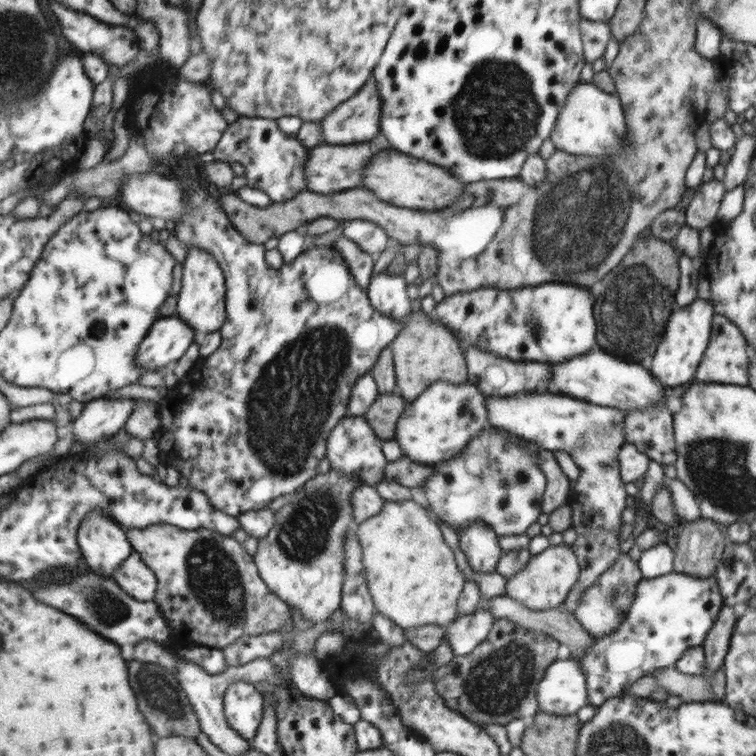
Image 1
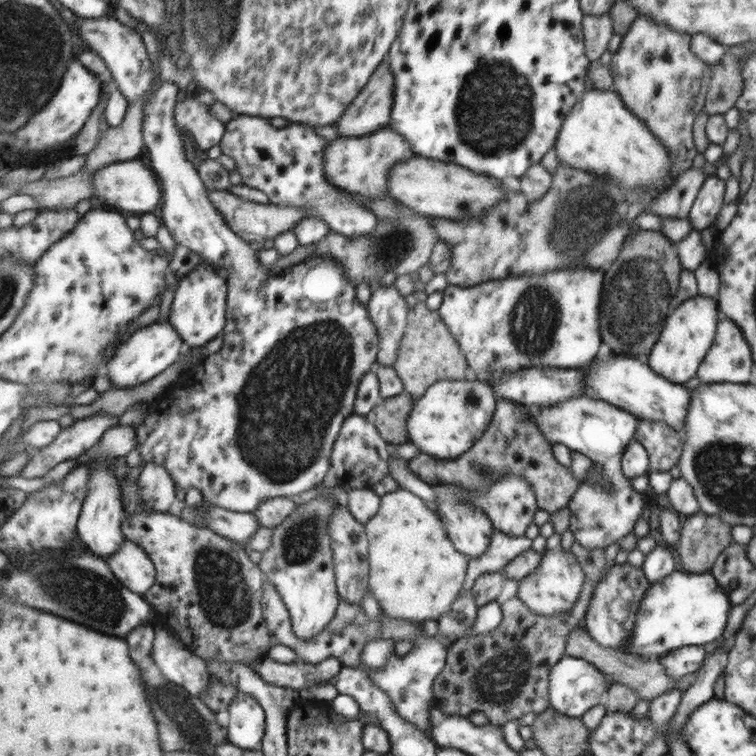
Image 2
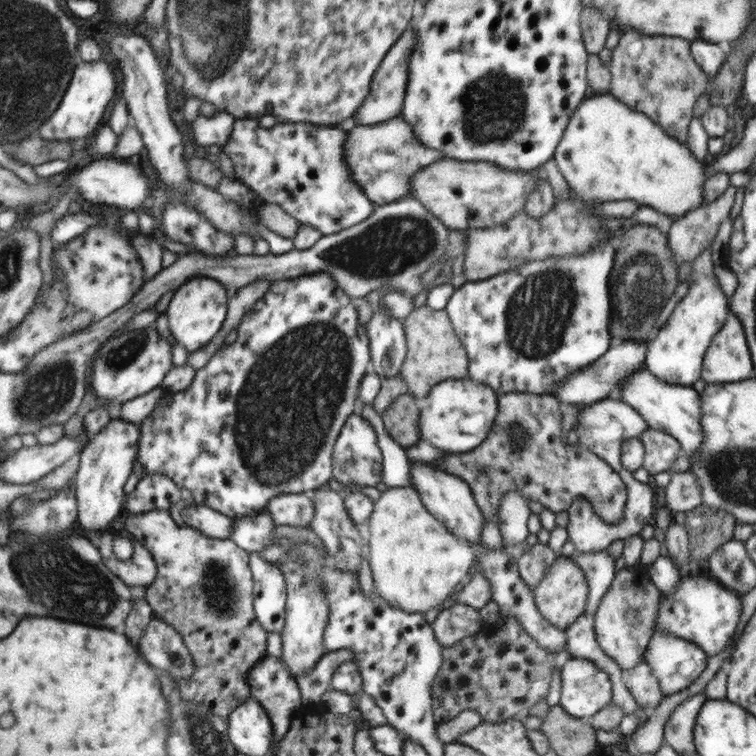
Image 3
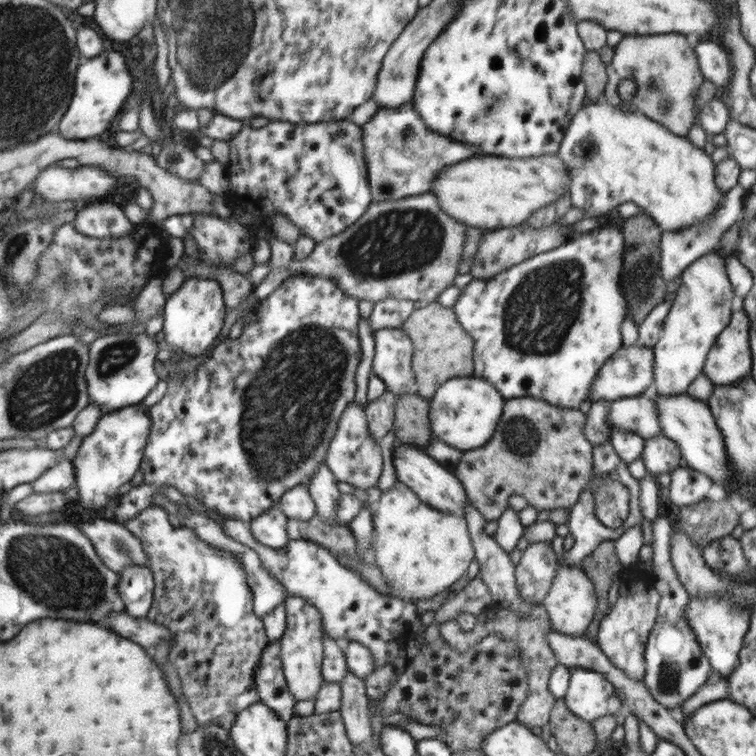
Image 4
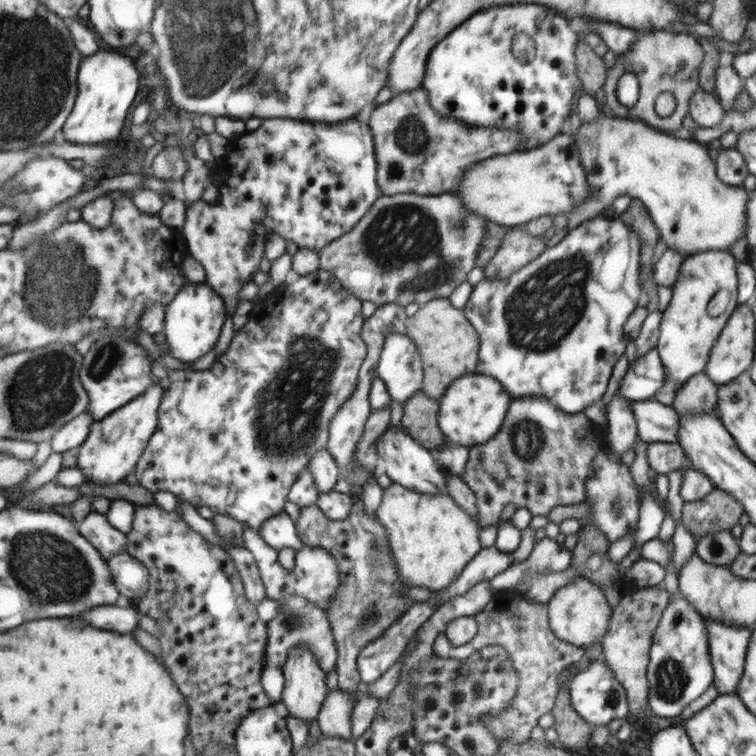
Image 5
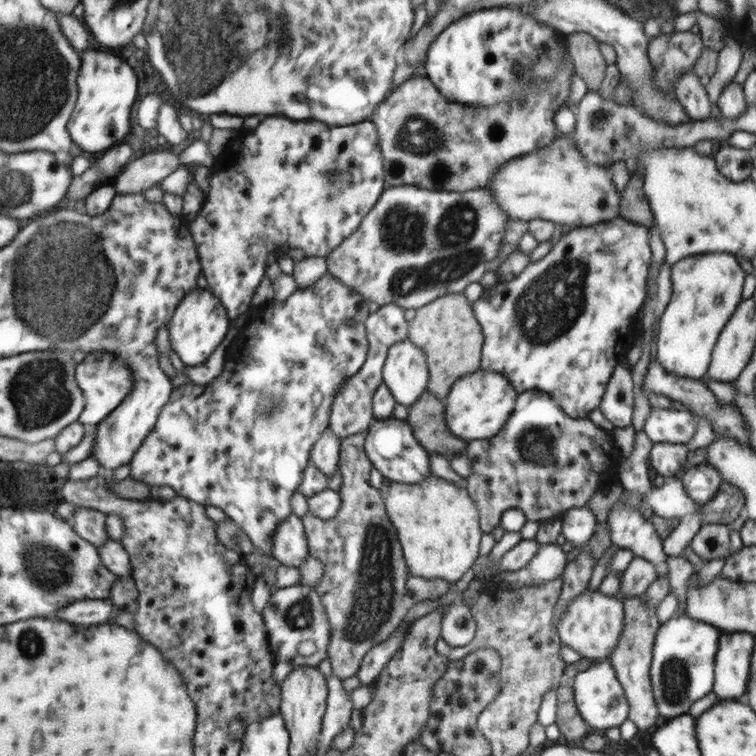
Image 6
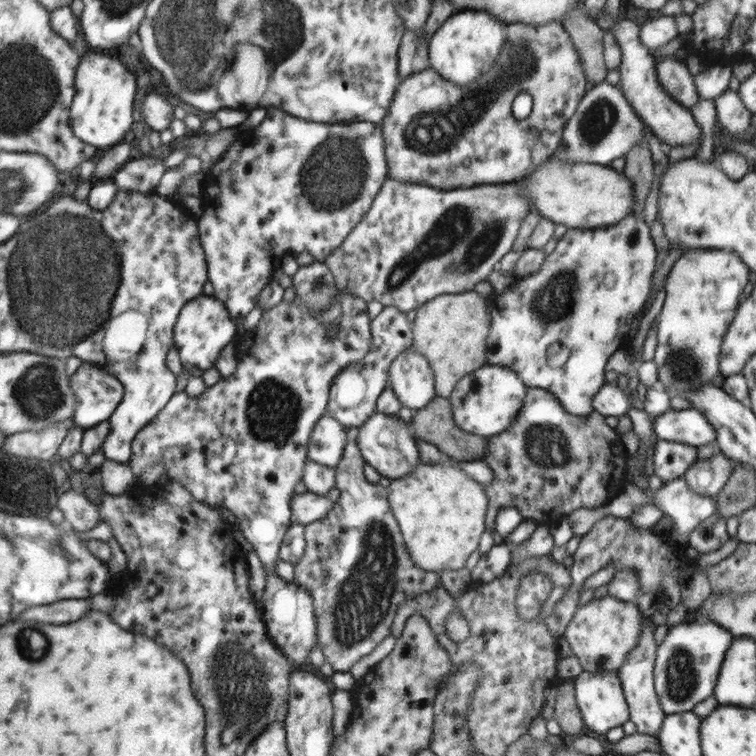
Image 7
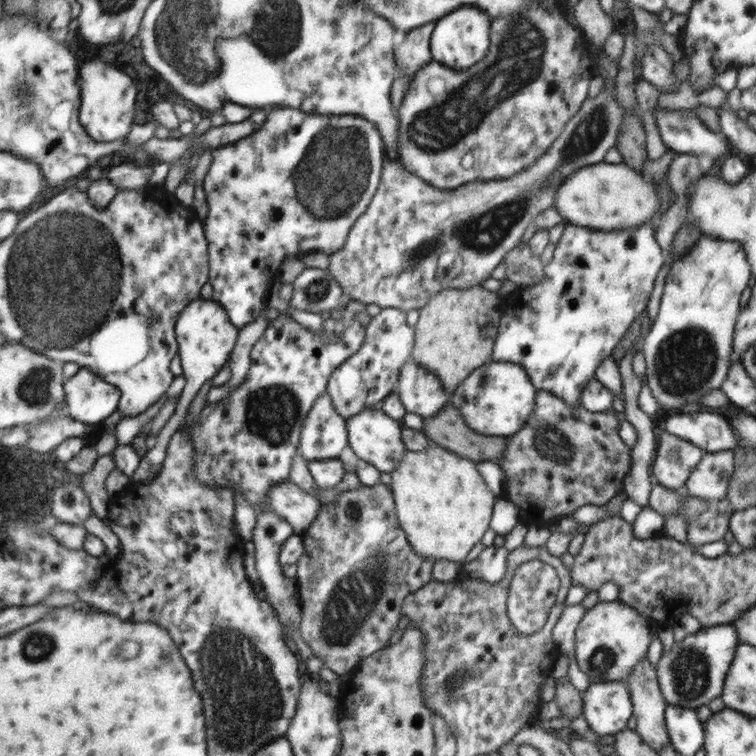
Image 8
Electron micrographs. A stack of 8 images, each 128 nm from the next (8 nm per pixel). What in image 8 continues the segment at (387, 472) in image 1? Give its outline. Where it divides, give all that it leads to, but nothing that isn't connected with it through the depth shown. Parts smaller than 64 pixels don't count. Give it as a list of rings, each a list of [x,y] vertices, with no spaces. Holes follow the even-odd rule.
[[[536,389],[531,414],[523,428],[516,434],[506,437],[505,453],[501,461],[497,462],[505,474],[505,486],[501,495],[512,502],[518,510],[525,510],[535,519],[547,522],[551,522],[551,518],[555,516],[566,517],[583,504],[594,504],[599,507],[604,505],[615,494],[615,490],[619,490],[619,482],[617,488],[613,486],[613,464],[621,458],[621,454],[627,454],[632,450],[619,440],[617,430],[619,422],[612,409],[589,412],[580,404],[569,405],[553,393]]]

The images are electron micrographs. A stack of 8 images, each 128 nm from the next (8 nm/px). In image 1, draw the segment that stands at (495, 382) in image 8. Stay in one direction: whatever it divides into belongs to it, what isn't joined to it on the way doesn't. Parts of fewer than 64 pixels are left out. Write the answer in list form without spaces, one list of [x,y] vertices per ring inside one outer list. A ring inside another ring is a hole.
[[[437,381],[407,403],[396,423],[393,439],[407,460],[435,466],[459,455],[461,450],[468,447],[470,440],[487,426],[485,396],[479,388],[467,382],[454,385]]]

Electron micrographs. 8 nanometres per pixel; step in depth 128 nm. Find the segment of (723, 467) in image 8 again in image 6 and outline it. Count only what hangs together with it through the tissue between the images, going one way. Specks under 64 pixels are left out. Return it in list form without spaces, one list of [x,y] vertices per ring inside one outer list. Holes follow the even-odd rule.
[[[699,464],[689,465],[682,473],[680,482],[685,495],[701,505],[717,495],[722,480],[709,464]]]

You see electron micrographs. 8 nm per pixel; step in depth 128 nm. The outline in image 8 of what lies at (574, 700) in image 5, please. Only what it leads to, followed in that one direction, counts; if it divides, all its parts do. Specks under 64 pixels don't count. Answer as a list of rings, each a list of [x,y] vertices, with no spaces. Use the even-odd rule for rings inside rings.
[[[621,681],[589,683],[582,693],[584,717],[589,729],[599,737],[623,731],[631,716],[629,695]]]

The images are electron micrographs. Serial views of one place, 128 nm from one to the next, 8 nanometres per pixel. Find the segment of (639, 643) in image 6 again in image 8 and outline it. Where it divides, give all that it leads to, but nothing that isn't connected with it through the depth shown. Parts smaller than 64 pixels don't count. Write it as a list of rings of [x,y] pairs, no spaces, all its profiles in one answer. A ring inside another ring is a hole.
[[[640,660],[628,679],[632,696],[633,716],[636,718],[634,732],[656,753],[670,742],[665,728],[664,711],[667,709],[660,692],[656,672],[649,661]]]

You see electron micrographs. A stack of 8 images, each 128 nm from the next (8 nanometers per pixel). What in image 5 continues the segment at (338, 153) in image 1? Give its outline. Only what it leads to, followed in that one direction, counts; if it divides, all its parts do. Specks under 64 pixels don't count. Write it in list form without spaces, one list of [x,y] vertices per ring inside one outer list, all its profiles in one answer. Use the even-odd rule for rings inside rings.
[[[419,86],[412,91],[397,93],[384,104],[379,104],[366,115],[367,124],[373,136],[377,156],[377,184],[383,195],[419,193],[437,195],[449,193],[462,180],[464,172],[481,160],[497,154],[509,154],[522,148],[522,134],[515,129],[500,129],[495,125],[470,127],[457,119],[437,114],[427,100],[426,90]]]

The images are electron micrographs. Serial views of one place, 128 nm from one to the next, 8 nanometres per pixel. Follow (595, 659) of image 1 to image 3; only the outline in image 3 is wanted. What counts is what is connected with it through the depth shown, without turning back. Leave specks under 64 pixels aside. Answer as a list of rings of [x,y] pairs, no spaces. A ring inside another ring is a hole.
[[[689,575],[677,583],[673,593],[660,598],[656,624],[654,624],[655,630],[696,644],[704,649],[709,657],[723,652],[732,640],[735,627],[739,622],[742,604],[740,597],[722,587],[718,582],[699,577],[699,575]]]

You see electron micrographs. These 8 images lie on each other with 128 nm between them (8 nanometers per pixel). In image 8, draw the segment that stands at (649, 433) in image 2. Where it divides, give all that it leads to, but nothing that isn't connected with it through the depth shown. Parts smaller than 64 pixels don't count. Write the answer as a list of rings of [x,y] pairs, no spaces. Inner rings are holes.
[[[665,431],[659,435],[656,443],[653,462],[650,462],[654,484],[673,491],[683,489],[693,468],[700,463],[701,450]]]

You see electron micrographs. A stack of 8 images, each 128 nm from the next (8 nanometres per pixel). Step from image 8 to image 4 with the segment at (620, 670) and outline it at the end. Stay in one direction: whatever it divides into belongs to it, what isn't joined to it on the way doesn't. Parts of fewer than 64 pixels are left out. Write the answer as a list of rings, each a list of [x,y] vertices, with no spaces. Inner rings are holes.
[[[559,565],[541,605],[548,613],[552,630],[567,636],[581,637],[596,613],[597,599],[592,583],[581,569],[573,565]]]

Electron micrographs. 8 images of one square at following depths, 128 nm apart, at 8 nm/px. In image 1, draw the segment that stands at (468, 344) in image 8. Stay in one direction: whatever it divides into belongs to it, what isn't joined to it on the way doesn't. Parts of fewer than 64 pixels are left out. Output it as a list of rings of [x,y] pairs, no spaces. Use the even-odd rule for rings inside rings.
[[[420,298],[413,299],[413,320],[409,319],[409,324],[402,326],[396,338],[389,344],[389,349],[395,368],[396,393],[407,402],[416,399],[431,383],[445,381],[446,383],[458,385],[459,383],[465,383],[468,378],[466,358],[463,350],[461,350],[461,344],[459,344],[454,334],[441,323],[428,319],[422,313]]]

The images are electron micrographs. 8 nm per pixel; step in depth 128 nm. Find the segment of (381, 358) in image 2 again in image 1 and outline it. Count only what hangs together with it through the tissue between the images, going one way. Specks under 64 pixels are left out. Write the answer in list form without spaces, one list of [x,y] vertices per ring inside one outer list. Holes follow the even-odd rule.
[[[381,271],[371,275],[366,295],[373,308],[385,316],[401,322],[409,314],[411,302],[405,294],[405,280],[401,275],[385,274]]]

